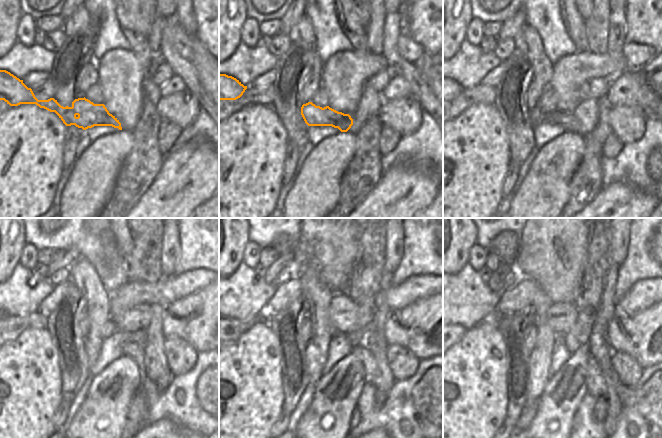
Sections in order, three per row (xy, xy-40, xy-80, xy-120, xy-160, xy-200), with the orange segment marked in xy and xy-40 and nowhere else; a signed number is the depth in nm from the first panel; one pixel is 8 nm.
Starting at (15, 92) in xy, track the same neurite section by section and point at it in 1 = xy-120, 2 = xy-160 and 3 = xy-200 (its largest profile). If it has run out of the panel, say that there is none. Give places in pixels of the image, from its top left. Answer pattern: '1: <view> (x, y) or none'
1: xy-120 (137, 353)
2: xy-160 (372, 376)
3: xy-200 (597, 387)

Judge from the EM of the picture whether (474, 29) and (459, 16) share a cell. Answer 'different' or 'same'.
different

